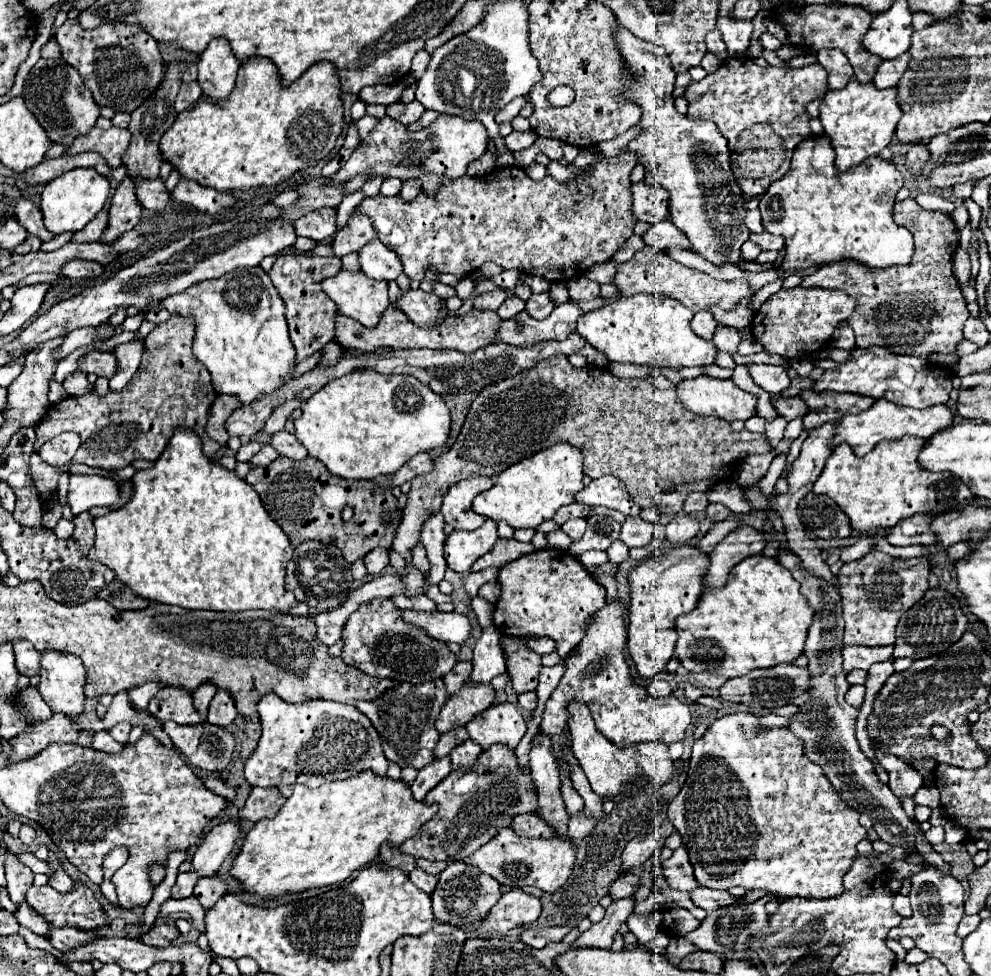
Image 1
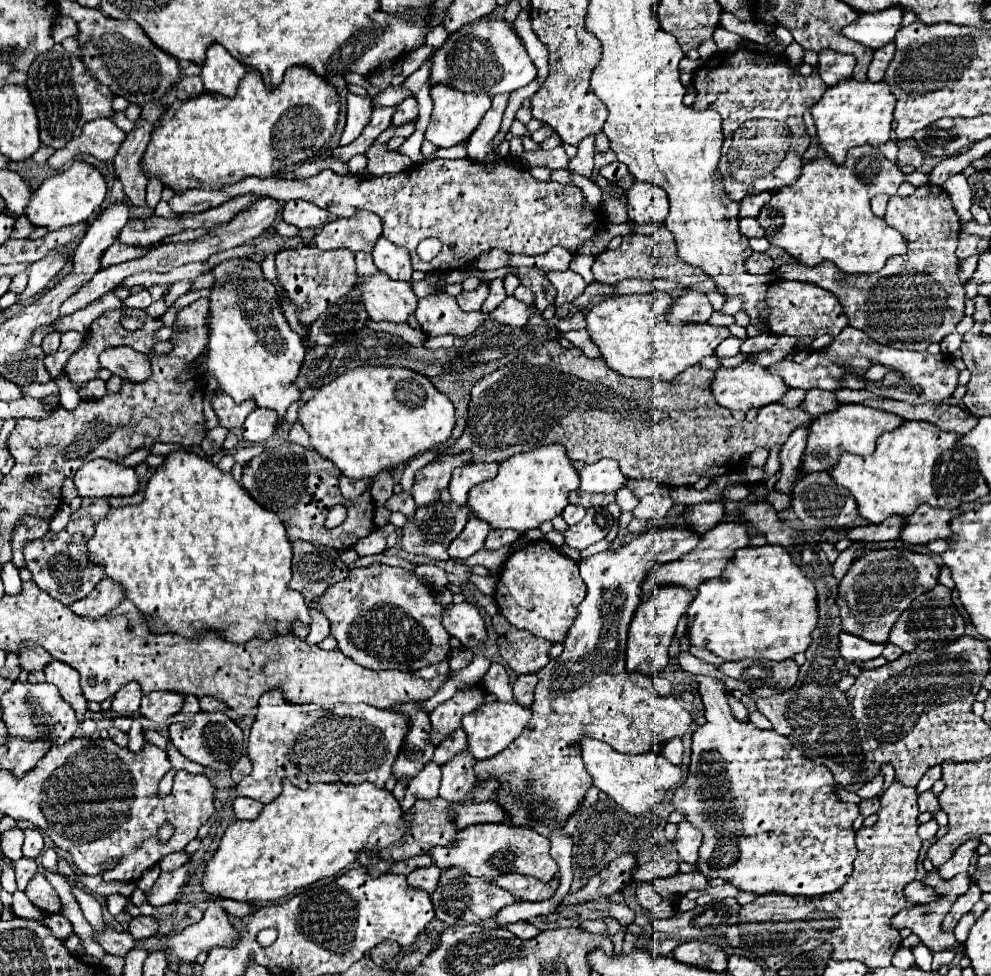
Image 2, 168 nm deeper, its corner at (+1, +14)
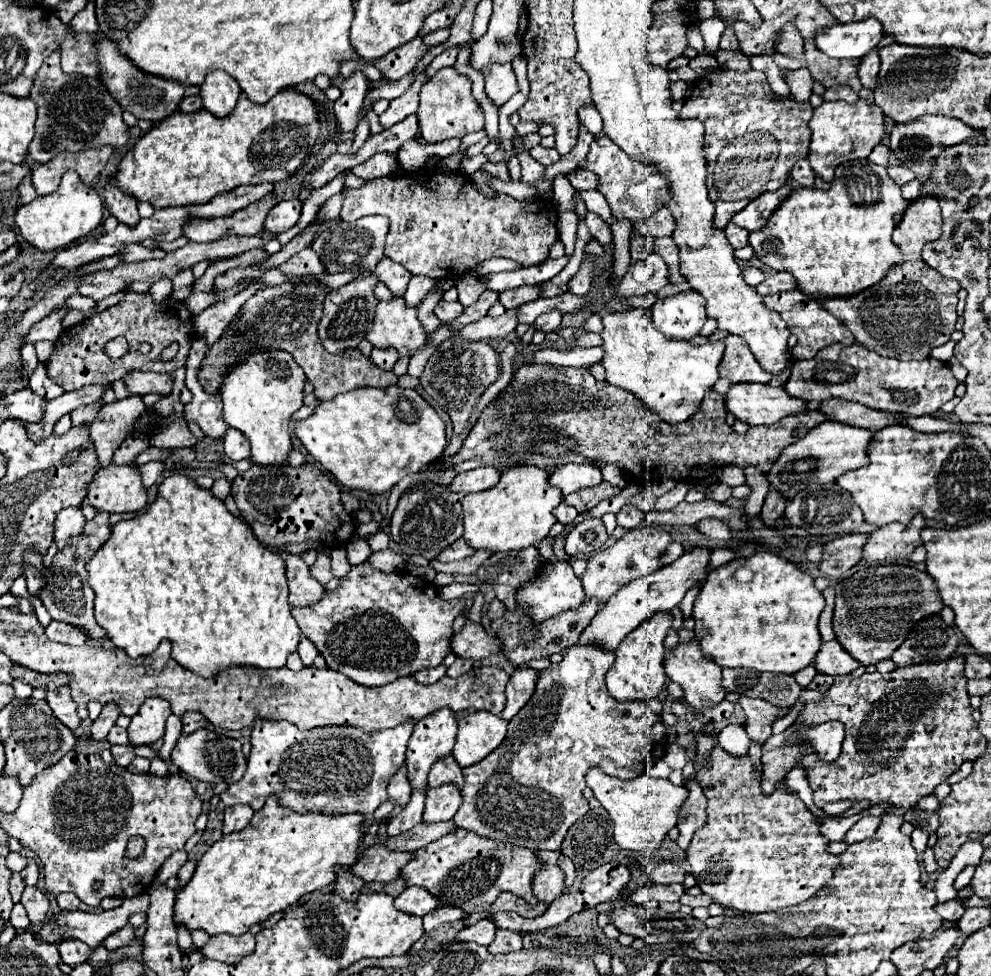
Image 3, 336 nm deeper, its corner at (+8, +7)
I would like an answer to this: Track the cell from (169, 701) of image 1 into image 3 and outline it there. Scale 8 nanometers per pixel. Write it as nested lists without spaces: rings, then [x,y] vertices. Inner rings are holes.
[[[150,697],[148,701],[144,701],[144,705],[140,707],[140,711],[132,717],[130,725],[128,725],[128,739],[130,745],[140,747],[140,745],[152,745],[158,739],[164,737],[164,729],[166,729],[166,719],[172,715],[168,701],[164,699],[156,699]]]

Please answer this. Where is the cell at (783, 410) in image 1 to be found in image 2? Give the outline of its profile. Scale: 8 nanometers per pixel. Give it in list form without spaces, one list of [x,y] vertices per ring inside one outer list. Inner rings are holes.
[[[807,390],[801,406],[803,406],[803,410],[807,410],[807,414],[821,416],[825,412],[837,410],[839,402],[835,400],[835,394],[829,390]]]

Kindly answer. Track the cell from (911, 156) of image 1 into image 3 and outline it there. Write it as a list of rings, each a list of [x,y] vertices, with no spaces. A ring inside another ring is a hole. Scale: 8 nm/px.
[[[888,167],[888,173],[890,173],[890,177],[898,183],[898,185],[906,185],[906,183],[910,183],[910,181],[914,181],[916,179],[916,175],[908,169],[908,167]]]

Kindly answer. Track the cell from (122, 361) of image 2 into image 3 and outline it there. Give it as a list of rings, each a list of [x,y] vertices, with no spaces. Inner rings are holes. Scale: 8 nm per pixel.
[[[130,371],[124,377],[126,387],[136,395],[158,393],[162,397],[172,393],[174,375],[160,375],[160,373],[144,373],[144,371]]]

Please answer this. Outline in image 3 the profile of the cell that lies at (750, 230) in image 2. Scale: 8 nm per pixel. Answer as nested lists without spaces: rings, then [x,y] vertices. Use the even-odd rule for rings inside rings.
[[[732,221],[728,223],[728,227],[724,229],[724,233],[726,233],[726,237],[728,237],[728,243],[730,243],[734,249],[740,249],[740,247],[746,247],[746,245],[748,245],[748,235],[750,235],[750,231],[738,227],[738,225],[732,223]]]

